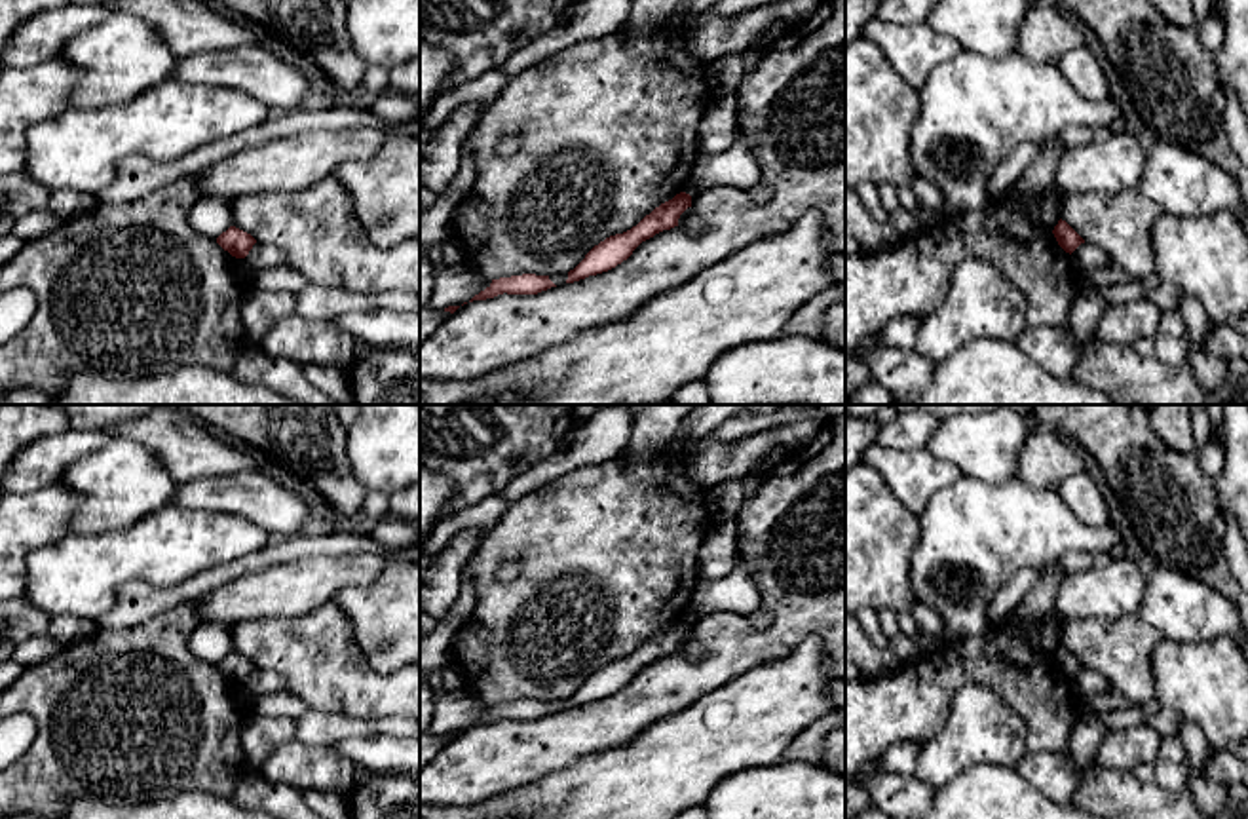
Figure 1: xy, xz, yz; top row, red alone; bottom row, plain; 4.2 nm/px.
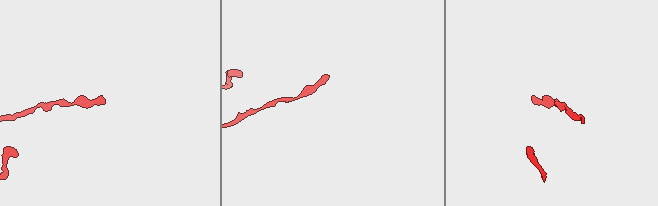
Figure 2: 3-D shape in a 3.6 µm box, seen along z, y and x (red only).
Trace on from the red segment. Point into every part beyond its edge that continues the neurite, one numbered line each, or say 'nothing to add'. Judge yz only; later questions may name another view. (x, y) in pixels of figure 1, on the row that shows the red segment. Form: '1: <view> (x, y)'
nothing to add

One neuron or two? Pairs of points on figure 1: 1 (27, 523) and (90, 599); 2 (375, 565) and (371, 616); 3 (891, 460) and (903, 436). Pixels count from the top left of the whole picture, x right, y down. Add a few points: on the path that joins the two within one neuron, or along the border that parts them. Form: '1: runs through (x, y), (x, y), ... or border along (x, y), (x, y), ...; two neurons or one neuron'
1: border along (69, 534), (38, 546), (27, 557), (25, 584); two neurons
2: border along (388, 561), (371, 582), (350, 584), (333, 601); two neurons
3: border along (874, 443), (926, 449); two neurons

